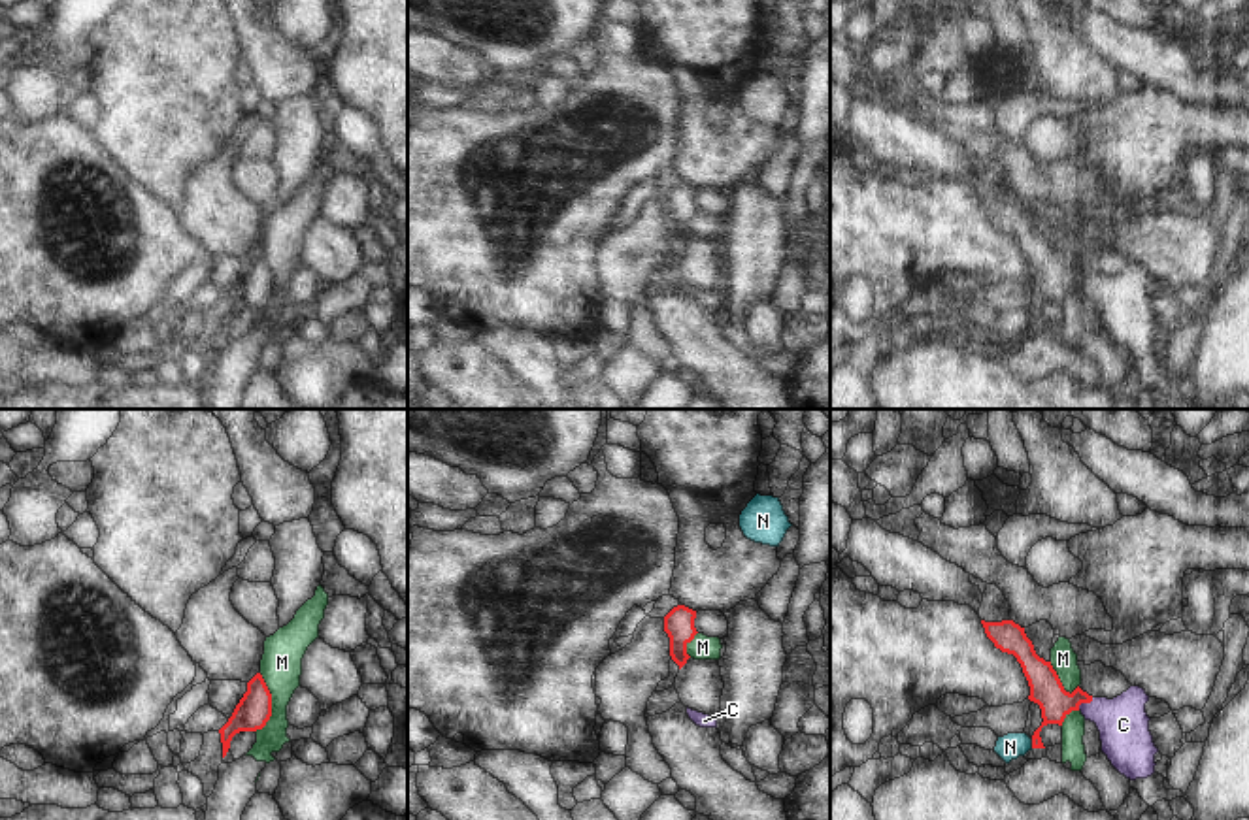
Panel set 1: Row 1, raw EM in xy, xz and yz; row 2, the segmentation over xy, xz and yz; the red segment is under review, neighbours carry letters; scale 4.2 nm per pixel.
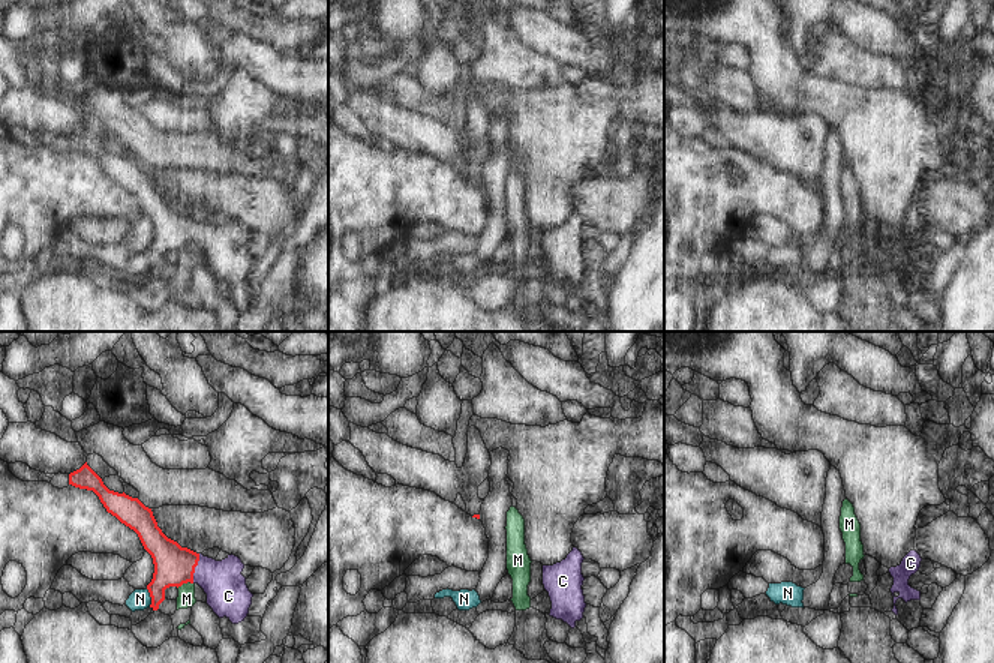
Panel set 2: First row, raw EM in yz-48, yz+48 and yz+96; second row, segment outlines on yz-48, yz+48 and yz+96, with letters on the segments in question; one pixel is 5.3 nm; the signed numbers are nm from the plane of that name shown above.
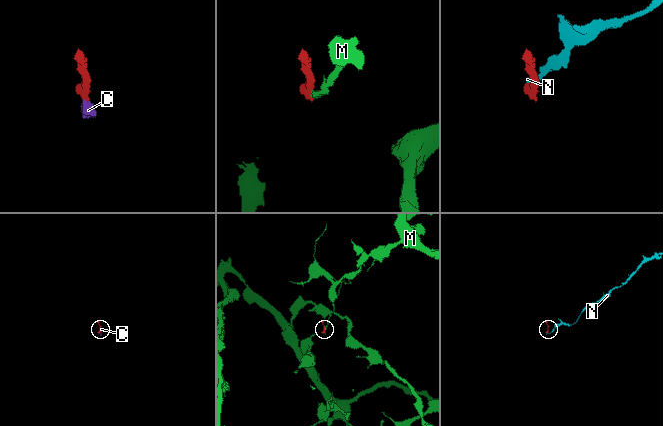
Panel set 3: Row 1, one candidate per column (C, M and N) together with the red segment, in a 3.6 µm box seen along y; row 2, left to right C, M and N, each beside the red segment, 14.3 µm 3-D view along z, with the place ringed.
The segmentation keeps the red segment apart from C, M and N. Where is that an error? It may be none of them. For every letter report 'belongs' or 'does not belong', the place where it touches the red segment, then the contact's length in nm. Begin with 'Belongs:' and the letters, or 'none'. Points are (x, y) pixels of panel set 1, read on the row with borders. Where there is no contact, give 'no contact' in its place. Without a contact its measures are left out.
Belongs: C
C: belongs; meets red in yz at (1083, 702); contact 90 nm long
M: does not belong; meets red in xy at (270, 704); contact 260 nm long
N: does not belong; meets red in yz at (1032, 743); contact 40 nm long

